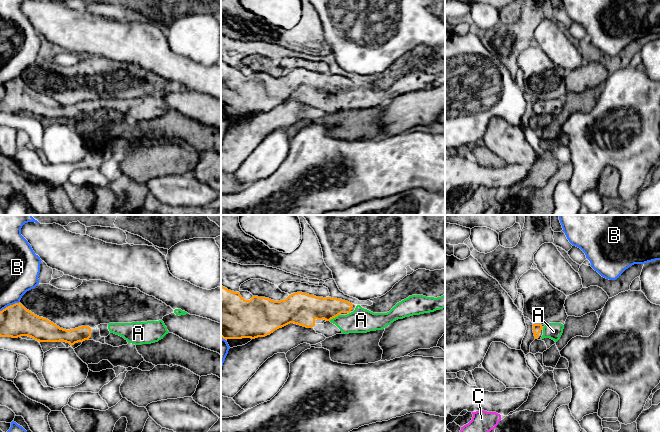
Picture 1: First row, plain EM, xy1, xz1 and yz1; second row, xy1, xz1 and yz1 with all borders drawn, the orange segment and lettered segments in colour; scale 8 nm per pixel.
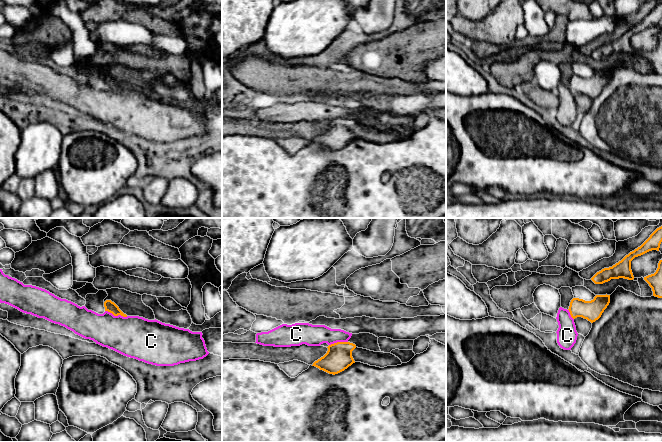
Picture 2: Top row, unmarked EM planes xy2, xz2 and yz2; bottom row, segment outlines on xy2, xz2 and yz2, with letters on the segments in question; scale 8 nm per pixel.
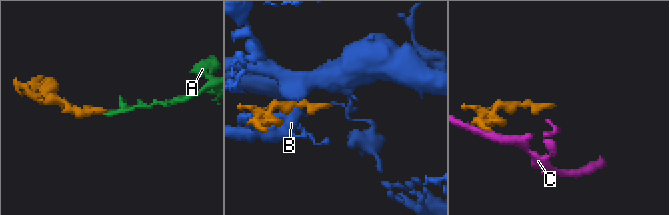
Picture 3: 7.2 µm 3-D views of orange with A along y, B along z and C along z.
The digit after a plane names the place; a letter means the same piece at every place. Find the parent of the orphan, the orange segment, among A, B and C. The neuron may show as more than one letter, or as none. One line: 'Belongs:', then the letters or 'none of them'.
Belongs: A

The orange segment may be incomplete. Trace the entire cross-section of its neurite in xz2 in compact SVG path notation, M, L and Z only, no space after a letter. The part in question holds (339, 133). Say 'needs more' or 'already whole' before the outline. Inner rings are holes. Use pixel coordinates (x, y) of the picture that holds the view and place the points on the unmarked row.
already whole | M337 118L329 121L327 129L315 137L312 142L319 144L329 150L338 150L353 139L352 127L356 121L350 118Z

